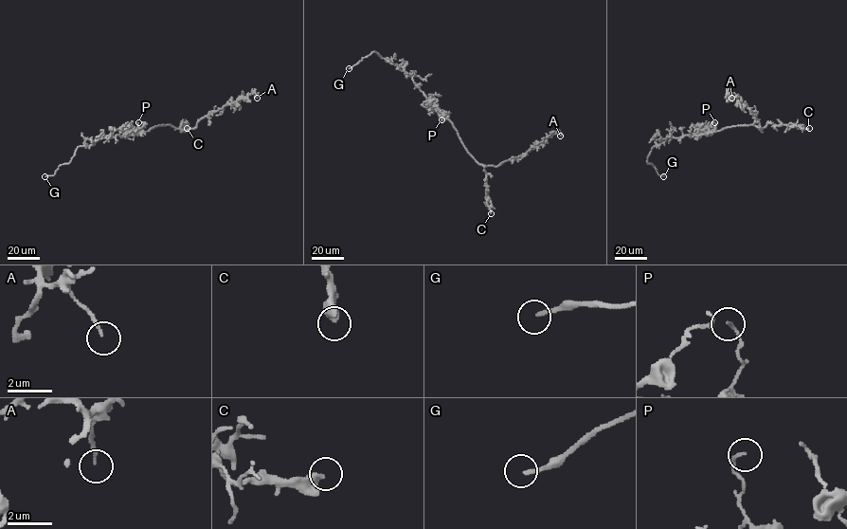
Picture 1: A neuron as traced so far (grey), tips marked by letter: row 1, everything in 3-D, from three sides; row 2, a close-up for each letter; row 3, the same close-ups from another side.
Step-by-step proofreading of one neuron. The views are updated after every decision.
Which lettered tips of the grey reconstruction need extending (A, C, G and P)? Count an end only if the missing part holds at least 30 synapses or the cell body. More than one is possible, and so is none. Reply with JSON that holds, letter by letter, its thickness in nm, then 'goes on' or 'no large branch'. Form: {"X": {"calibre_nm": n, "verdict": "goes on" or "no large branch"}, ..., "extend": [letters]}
{"A": {"calibre_nm": 120, "verdict": "no large branch"}, "C": {"calibre_nm": 400, "verdict": "no large branch"}, "G": {"calibre_nm": 170, "verdict": "goes on"}, "P": {"calibre_nm": 130, "verdict": "no large branch"}, "extend": ["G"]}

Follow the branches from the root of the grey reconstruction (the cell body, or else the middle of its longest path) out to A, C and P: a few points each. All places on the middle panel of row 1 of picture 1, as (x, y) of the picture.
A: (454, 125), (466, 150), (478, 163), (486, 166), (497, 166), (521, 155), (559, 132), (560, 136)
C: (454, 125), (466, 150), (484, 167), (491, 213)
P: (454, 125), (433, 106), (441, 119)

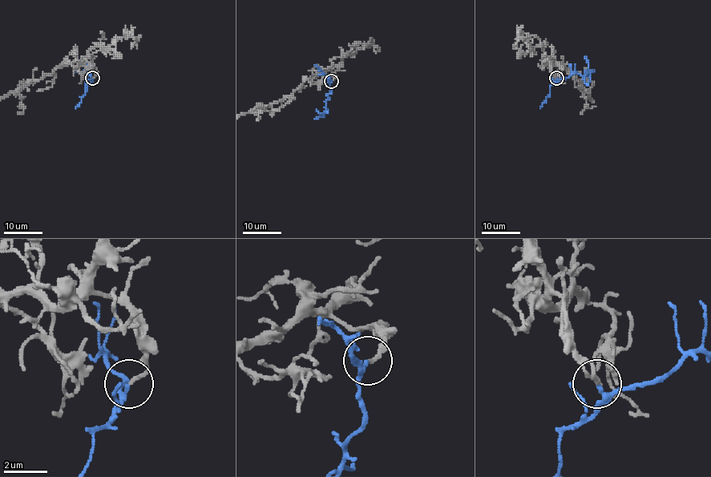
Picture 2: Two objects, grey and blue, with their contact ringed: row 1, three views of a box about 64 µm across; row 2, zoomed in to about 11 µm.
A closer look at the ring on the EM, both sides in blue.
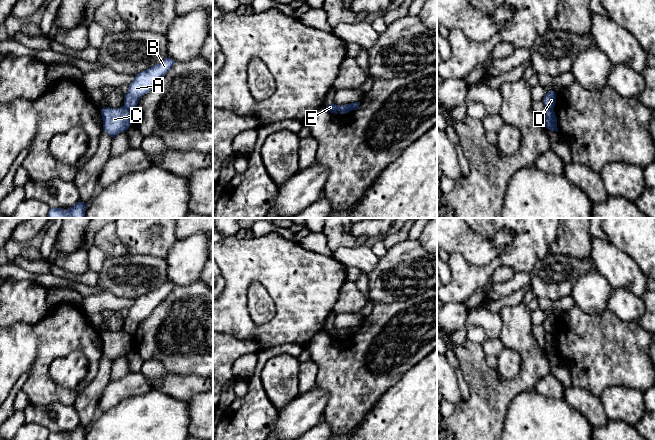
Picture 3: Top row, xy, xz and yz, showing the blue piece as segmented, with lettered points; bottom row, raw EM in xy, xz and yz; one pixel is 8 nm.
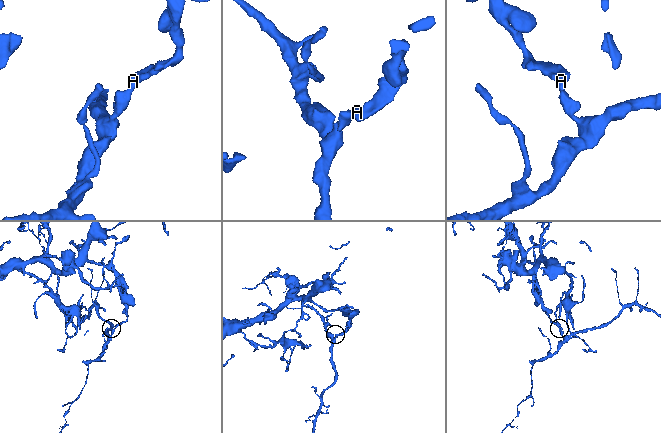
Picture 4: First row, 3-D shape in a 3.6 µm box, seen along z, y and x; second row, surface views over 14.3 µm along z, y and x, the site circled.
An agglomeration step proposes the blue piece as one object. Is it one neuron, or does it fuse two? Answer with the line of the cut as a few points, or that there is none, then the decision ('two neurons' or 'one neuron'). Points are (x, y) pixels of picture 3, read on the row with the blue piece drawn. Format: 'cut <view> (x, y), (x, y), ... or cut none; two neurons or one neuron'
cut xy (123, 106), (132, 112); two neurons

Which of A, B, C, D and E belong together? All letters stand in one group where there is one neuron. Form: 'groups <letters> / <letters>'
groups A B D / C E

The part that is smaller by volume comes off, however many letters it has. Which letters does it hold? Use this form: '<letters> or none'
C, E

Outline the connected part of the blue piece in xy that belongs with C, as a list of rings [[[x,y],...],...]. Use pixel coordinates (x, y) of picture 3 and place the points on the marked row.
[[[124,106],[118,109],[107,107],[101,109],[101,115],[103,131],[114,138],[119,133],[126,131],[131,125],[133,112]]]

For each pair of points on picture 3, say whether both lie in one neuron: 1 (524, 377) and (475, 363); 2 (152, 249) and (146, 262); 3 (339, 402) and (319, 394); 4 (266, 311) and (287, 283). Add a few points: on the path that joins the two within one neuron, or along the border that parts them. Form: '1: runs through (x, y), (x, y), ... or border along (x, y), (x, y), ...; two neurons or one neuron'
1: runs through (512, 384), (496, 384), (487, 375); one neuron
2: border along (126, 253), (154, 255), (165, 259); two neurons
3: border along (316, 385), (327, 393), (322, 419); two neurons
4: border along (259, 282), (274, 303), (274, 316), (266, 323); two neurons

